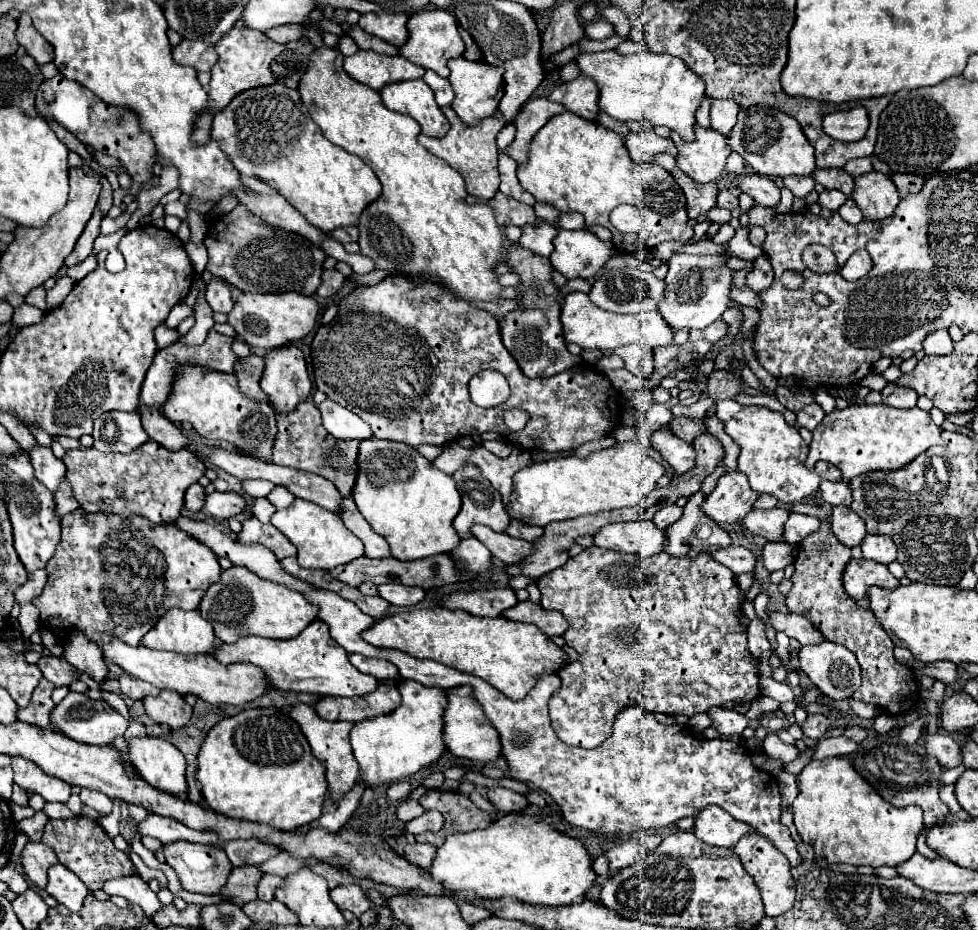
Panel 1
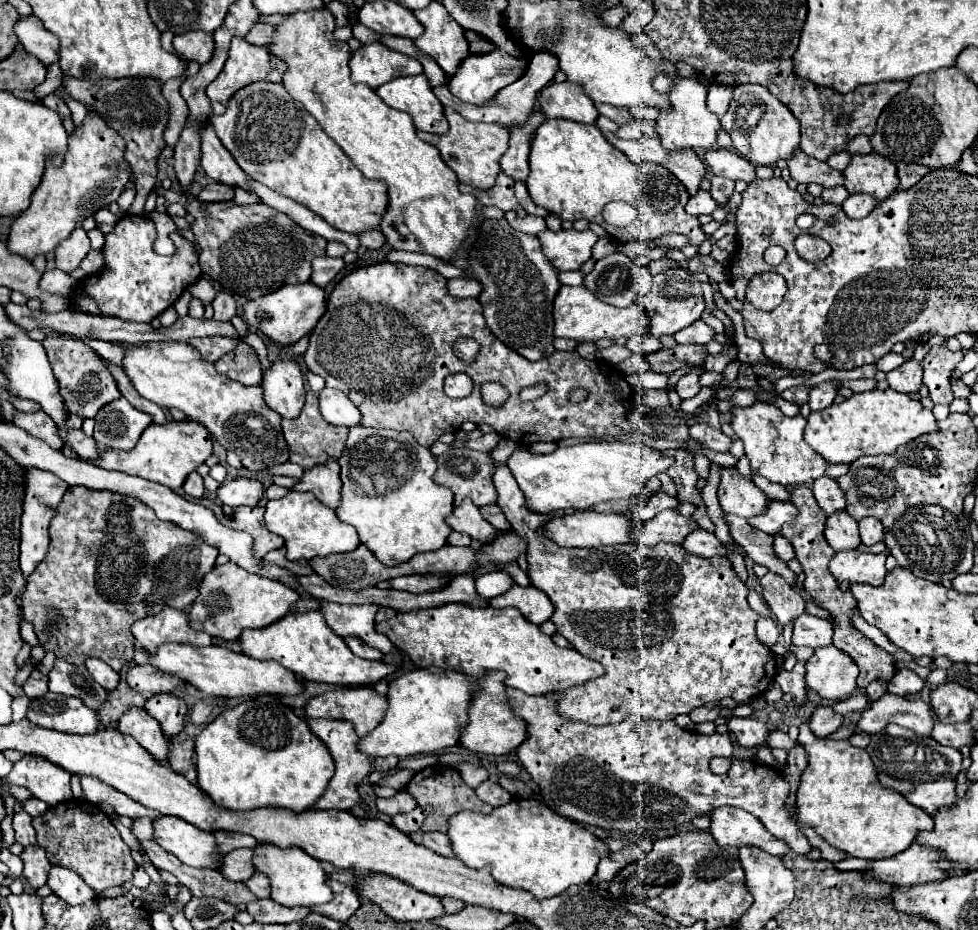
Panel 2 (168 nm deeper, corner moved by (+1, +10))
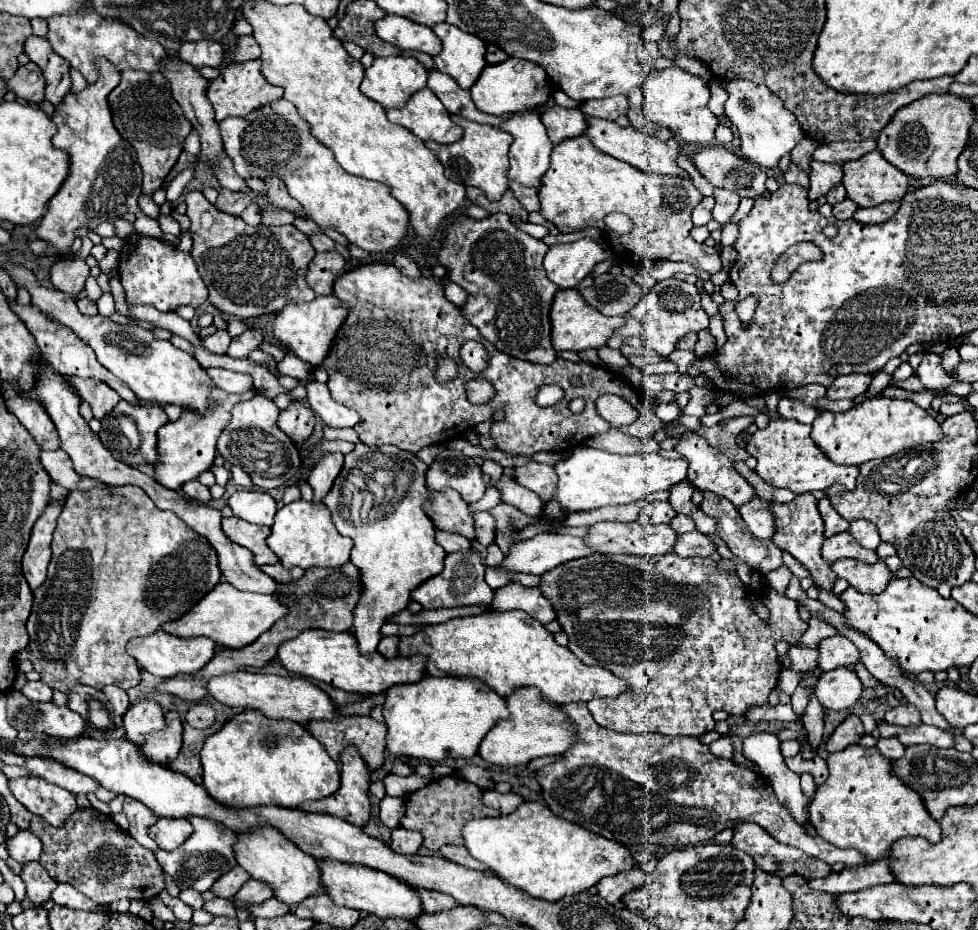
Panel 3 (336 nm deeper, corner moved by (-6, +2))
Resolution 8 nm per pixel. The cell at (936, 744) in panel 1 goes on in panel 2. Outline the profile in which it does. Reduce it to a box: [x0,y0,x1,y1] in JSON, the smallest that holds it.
[857,693,935,737]

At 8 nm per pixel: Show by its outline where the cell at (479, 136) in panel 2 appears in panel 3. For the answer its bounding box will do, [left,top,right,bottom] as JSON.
[426,115,514,201]

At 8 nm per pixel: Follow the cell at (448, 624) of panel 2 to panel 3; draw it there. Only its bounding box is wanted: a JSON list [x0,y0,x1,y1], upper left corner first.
[400,611,628,705]

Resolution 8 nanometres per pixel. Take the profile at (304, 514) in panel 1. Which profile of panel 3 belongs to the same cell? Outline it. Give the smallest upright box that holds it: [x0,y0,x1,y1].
[266,499,352,569]

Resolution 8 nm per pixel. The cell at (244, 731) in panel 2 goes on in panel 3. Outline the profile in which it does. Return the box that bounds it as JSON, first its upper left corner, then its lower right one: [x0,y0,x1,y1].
[200,711,340,807]

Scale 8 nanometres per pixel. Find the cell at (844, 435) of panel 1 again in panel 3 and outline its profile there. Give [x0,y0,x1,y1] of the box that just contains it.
[810,397,940,465]

